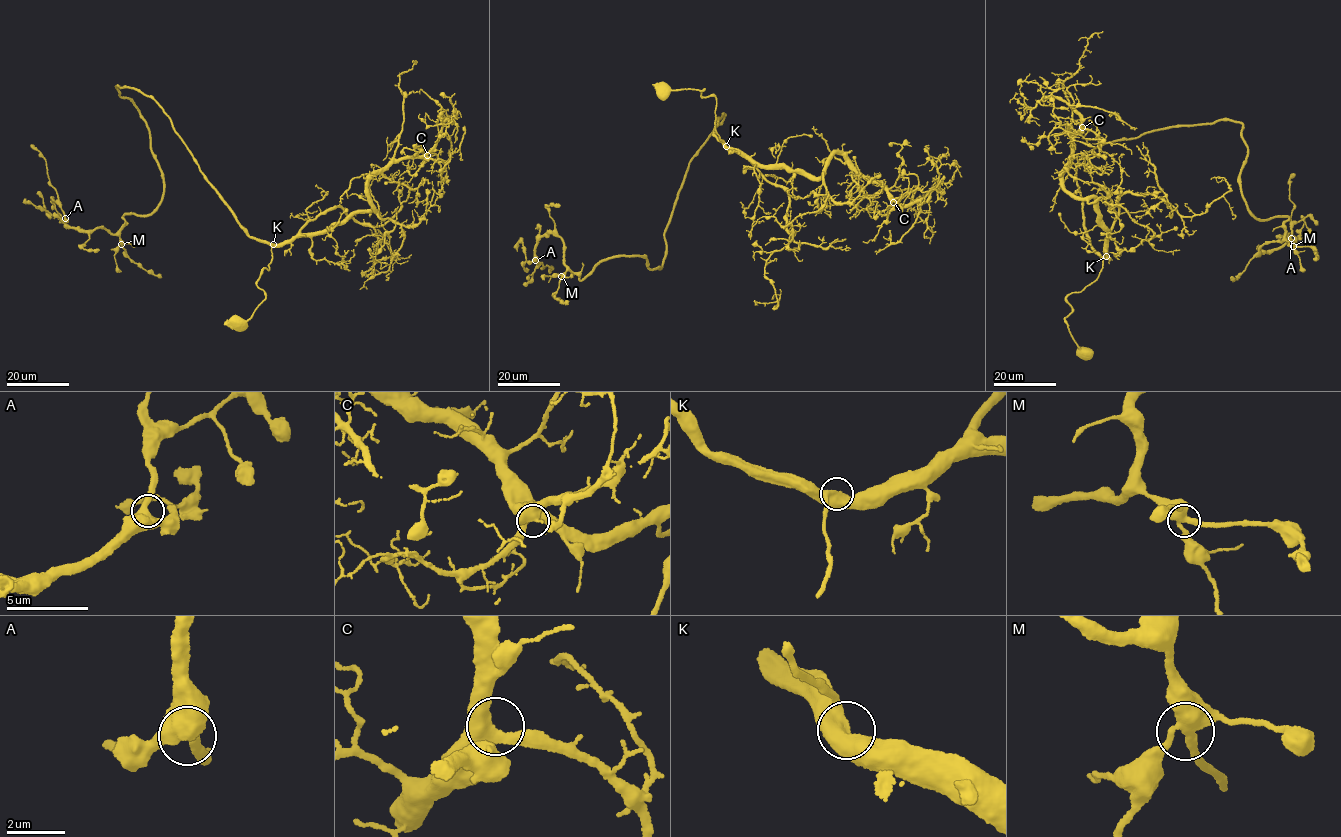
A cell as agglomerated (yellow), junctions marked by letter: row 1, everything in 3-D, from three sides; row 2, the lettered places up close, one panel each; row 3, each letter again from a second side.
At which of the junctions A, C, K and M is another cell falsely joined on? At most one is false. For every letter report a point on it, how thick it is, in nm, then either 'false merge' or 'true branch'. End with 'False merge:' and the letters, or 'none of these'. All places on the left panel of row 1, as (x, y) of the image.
A: (65, 218) | 440 nm | true branch
C: (427, 155) | 440 nm | true branch
K: (273, 244) | 480 nm | true branch
M: (121, 244) | 440 nm | true branch
False merge: none of these

